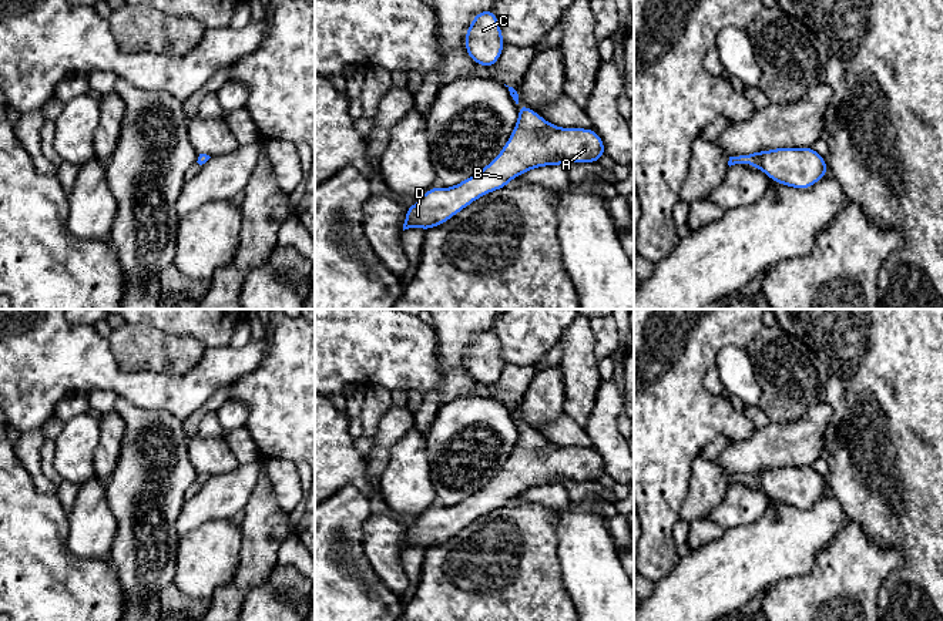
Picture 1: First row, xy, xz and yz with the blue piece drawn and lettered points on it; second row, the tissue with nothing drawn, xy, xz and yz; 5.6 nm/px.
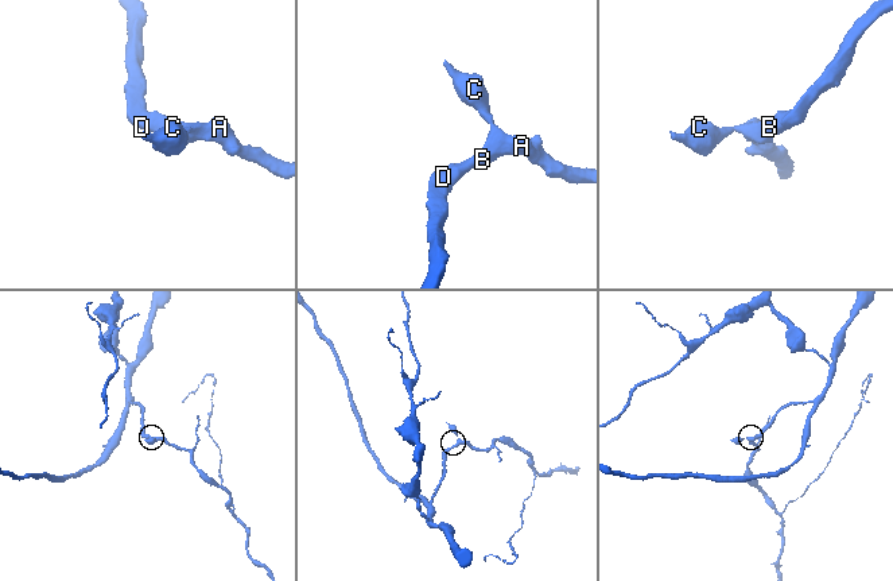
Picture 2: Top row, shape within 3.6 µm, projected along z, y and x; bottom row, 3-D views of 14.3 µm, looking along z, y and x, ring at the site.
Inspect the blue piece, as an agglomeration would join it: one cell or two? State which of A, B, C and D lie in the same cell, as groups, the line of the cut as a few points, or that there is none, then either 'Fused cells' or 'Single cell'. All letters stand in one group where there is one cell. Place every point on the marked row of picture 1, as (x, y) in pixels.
Groups: A B C D. No split. Single cell

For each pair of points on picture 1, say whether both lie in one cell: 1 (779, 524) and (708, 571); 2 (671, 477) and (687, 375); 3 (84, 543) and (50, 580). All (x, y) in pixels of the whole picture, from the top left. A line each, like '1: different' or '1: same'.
1: same
2: same
3: different

